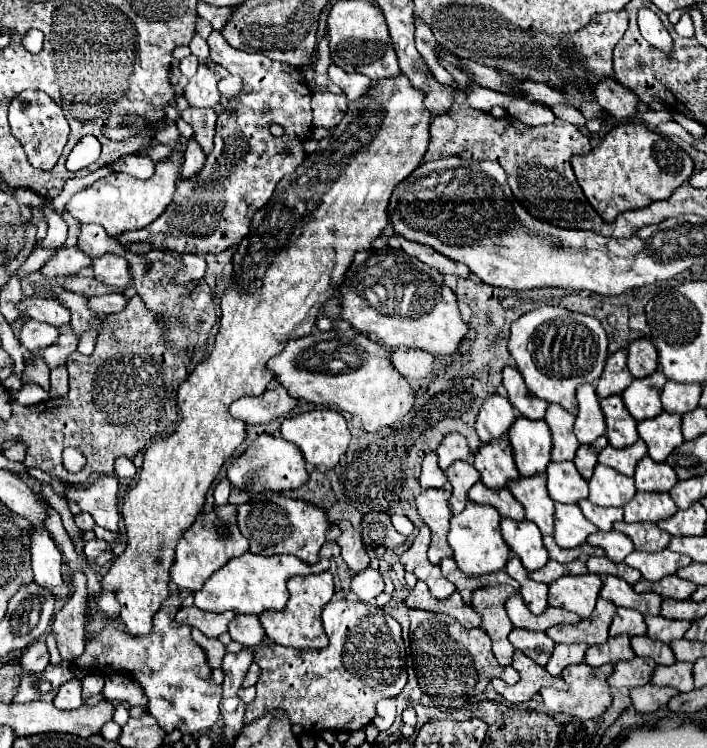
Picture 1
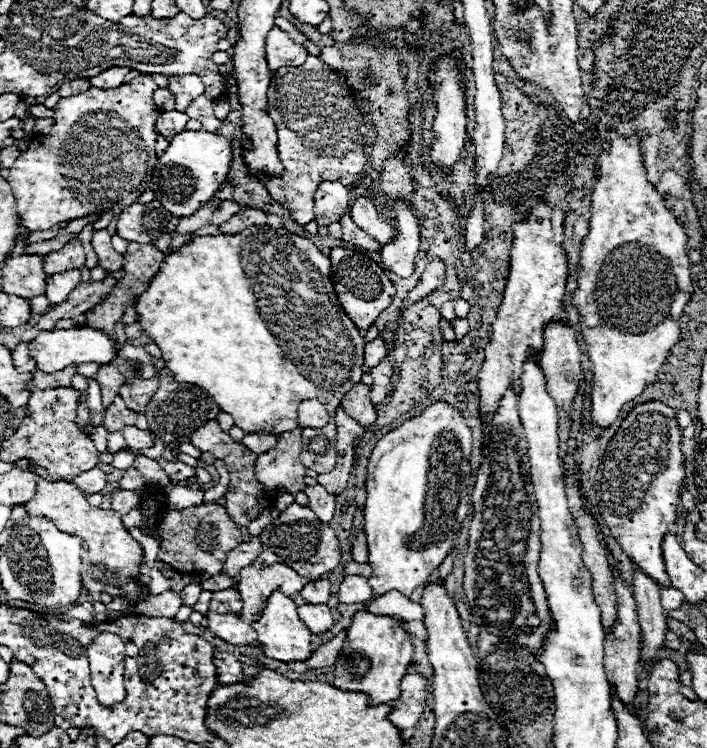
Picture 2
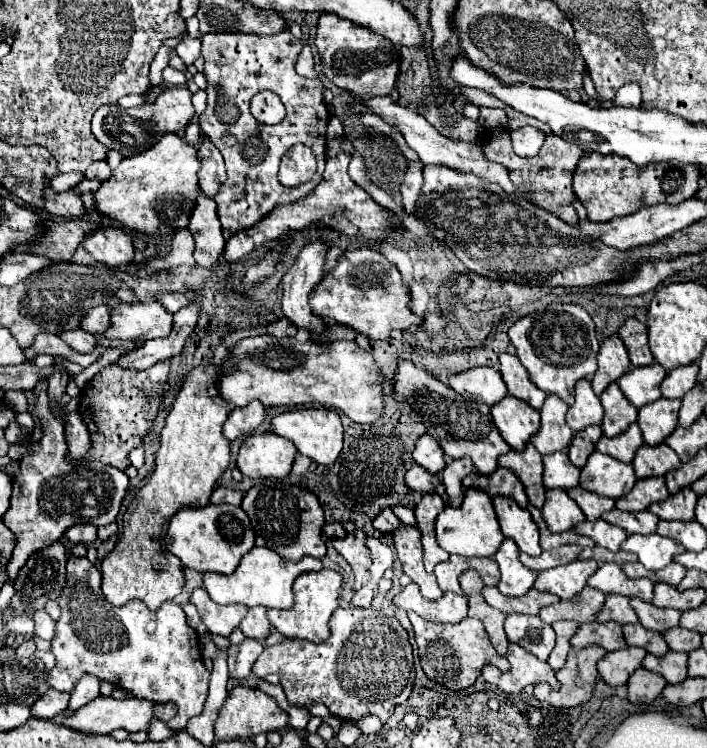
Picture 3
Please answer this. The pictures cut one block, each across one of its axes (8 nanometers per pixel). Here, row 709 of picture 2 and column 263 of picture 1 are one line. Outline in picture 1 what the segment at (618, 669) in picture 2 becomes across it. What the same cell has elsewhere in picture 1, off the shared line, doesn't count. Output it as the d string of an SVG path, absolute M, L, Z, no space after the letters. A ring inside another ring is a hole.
M236 614L236 618L230 622L228 634L232 636L234 642L240 642L246 648L258 646L264 638L264 630L262 624L258 620L258 616L248 616L248 614Z

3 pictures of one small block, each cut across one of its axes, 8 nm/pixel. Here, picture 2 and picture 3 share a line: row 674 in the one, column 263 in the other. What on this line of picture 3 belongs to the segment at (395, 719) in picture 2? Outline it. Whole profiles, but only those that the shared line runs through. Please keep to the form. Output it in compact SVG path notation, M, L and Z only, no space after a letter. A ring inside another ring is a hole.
M254 400L244 408L234 408L224 422L224 436L228 440L236 440L238 436L250 434L254 428L258 428L268 416L268 408L262 406L262 402Z

